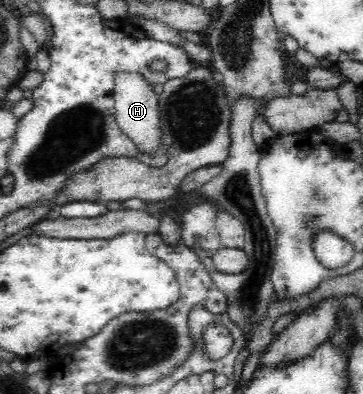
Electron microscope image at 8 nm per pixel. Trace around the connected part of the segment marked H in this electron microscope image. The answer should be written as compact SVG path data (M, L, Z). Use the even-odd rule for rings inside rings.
M120 73L115 75L114 106L116 122L123 133L131 138L140 153L147 157L162 152L162 137L160 117L158 114L159 100L153 92L153 86L142 78L142 75Z

